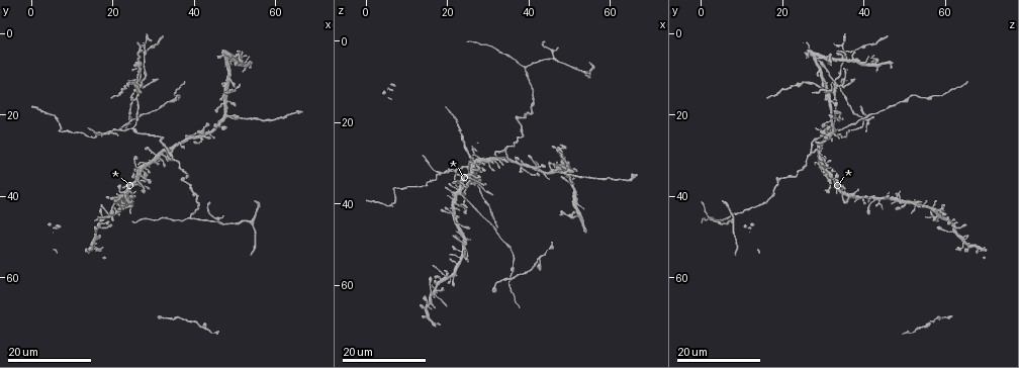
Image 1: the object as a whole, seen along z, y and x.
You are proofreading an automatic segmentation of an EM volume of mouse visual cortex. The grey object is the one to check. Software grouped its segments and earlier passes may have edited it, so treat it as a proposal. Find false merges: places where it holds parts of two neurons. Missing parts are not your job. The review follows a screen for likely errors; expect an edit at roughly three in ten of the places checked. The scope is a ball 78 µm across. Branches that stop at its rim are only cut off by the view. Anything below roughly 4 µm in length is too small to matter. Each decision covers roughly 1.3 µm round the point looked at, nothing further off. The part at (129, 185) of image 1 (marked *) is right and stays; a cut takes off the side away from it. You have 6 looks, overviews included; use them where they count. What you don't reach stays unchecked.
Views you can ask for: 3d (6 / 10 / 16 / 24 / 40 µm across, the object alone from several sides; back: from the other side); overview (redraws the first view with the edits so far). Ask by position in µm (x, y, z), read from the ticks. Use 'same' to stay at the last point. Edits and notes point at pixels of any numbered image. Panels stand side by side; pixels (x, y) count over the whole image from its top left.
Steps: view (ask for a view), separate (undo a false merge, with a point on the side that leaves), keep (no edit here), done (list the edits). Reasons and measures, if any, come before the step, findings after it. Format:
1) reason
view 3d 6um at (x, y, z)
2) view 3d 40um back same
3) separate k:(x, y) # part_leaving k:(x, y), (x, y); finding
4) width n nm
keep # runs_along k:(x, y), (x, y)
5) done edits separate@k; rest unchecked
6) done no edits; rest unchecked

small branch off a trunk
view 3d 24um at (19.5, 44.5, 57.5)

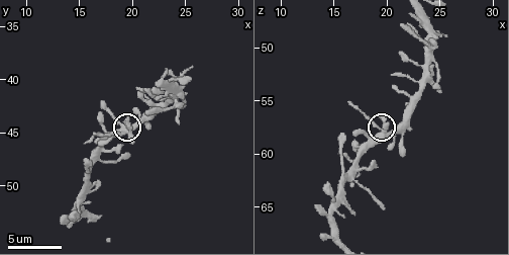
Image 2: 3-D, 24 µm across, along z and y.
view 3d 6um at (19.6, 44.8, 57.8)

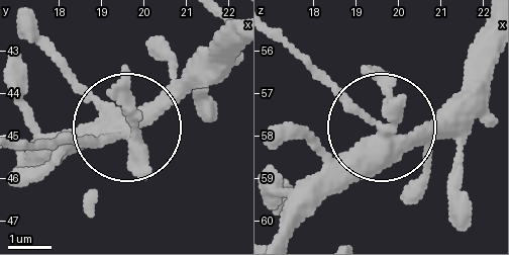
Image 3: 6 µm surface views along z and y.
keep # runs_along 3:(484, 64), (429, 118), (386, 133), (281, 35); continuous, no second neuron

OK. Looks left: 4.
three-way junction
view 3d 16um at (33.5, 30.0, 27.0)

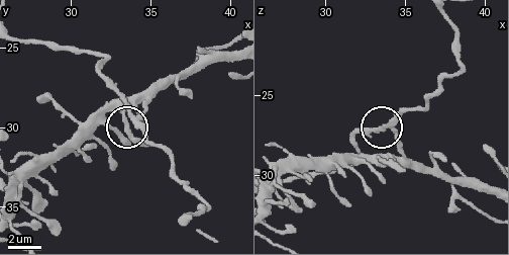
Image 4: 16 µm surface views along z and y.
view 3d 10um at (34.1, 29.7, 26.9)

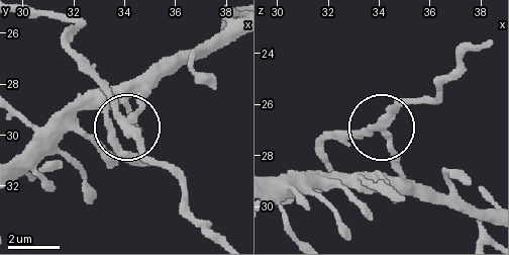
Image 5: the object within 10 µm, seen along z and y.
view 3d 10um back at (34.0, 29.6, 26.8)

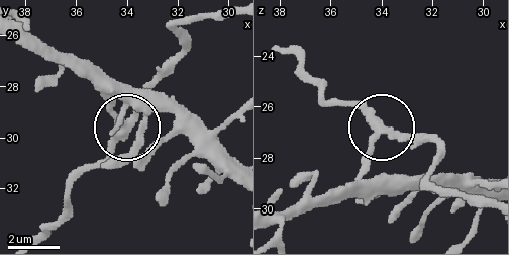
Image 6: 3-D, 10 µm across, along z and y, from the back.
width 260 nm
keep # all the same neuron

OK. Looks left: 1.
done no edits; rest unchecked

